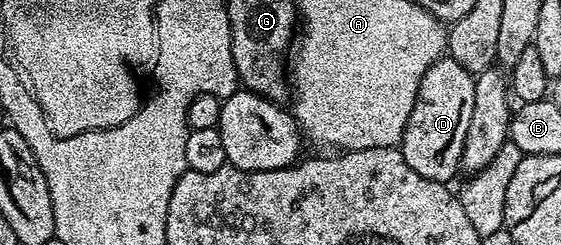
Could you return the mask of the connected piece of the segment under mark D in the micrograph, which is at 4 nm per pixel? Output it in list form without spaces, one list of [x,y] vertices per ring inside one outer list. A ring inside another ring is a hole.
[[[442,57],[434,61],[421,78],[417,100],[411,109],[411,117],[407,117],[407,129],[399,144],[407,165],[415,169],[419,177],[448,184],[449,179],[459,175],[471,109],[475,109],[474,75],[454,59]]]

